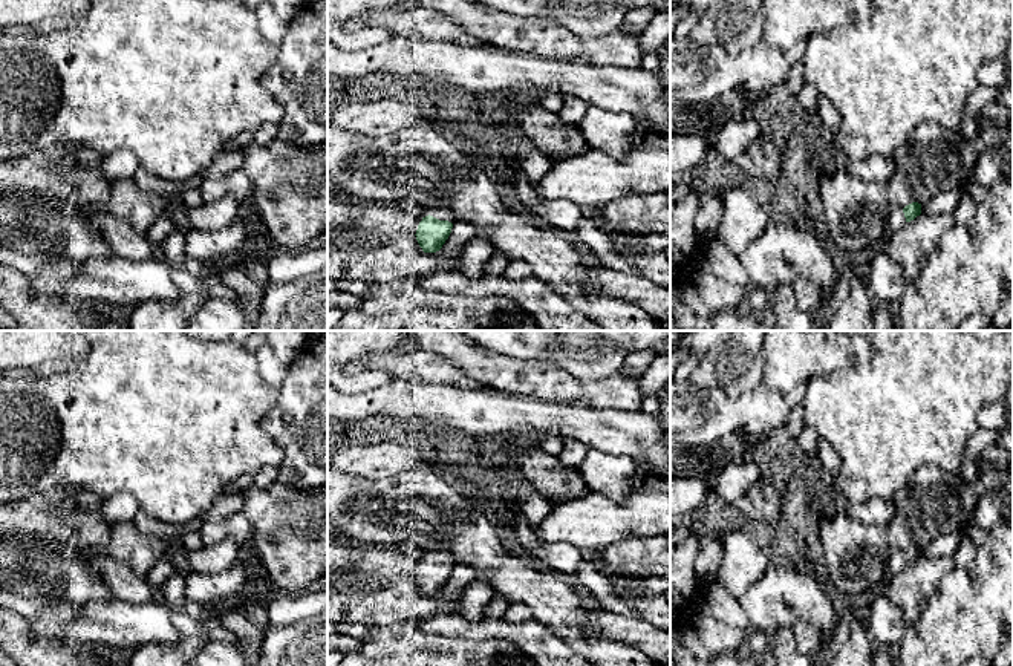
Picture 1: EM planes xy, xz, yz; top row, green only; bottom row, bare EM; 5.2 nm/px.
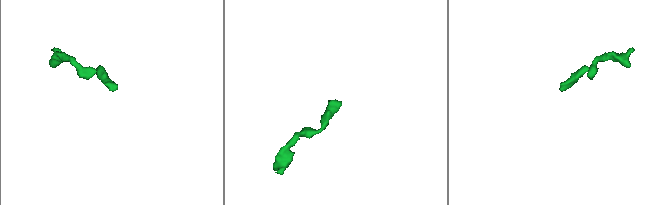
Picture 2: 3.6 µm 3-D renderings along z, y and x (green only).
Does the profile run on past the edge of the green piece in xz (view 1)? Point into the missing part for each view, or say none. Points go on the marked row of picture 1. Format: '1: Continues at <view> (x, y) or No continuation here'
1: Continues at xz (442, 215)

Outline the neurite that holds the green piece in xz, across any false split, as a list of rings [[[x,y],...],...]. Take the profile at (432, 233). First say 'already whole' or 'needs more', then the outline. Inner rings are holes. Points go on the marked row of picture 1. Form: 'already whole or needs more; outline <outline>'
needs more; outline [[[435,210],[422,217],[416,230],[416,240],[424,253],[436,253],[448,239],[456,216],[450,210]]]

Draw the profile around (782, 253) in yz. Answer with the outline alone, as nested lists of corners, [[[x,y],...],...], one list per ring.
[[[770,220],[765,231],[741,256],[750,288],[761,288],[768,299],[785,283],[803,277],[822,289],[832,288],[843,271],[829,245],[806,230]]]

